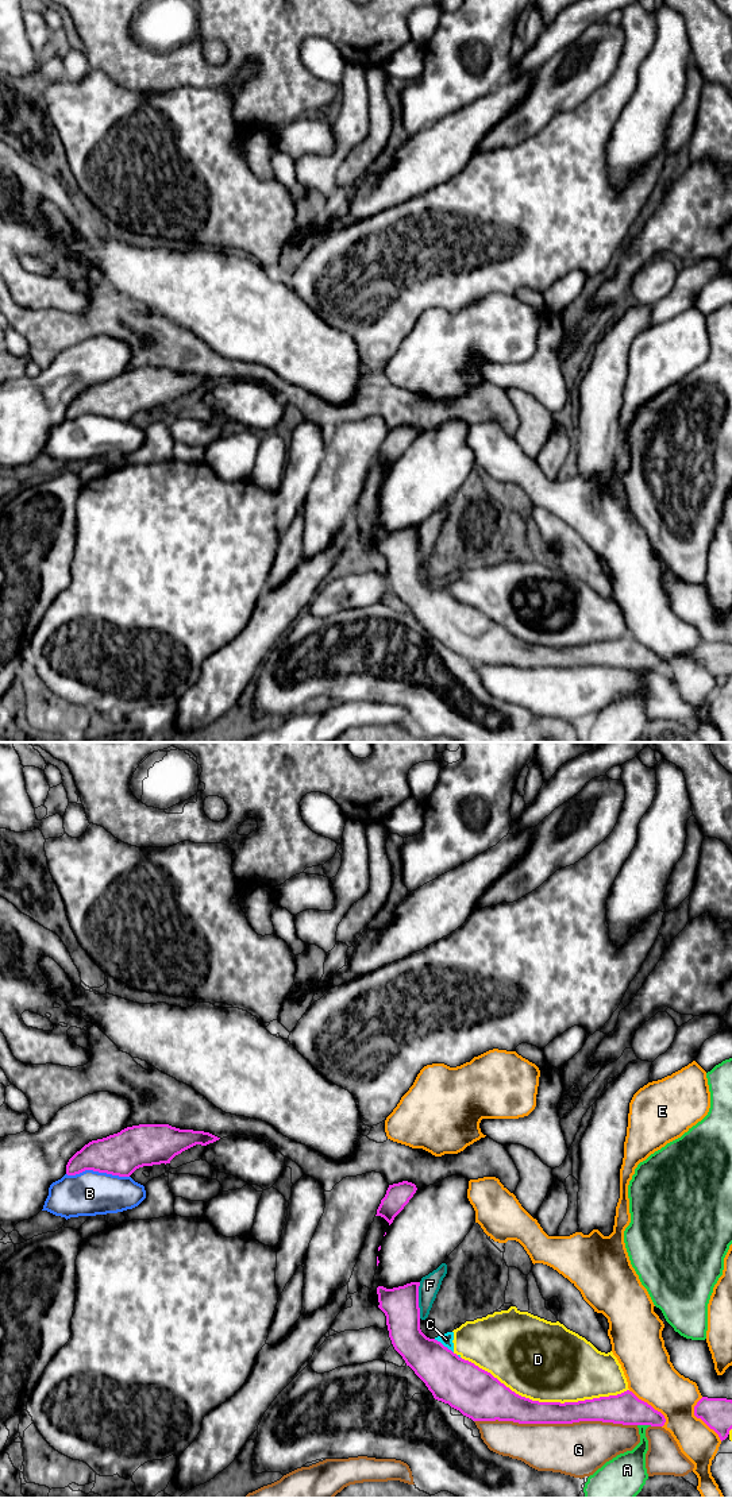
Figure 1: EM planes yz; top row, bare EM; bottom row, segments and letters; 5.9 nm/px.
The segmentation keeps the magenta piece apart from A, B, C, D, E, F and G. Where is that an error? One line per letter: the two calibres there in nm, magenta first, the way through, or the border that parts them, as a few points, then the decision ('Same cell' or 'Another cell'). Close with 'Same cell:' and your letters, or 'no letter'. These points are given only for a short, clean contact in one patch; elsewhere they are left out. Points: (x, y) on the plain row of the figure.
A: Thickness 190 nm (magenta) against 160 nm. Boundary: yz (638, 668), (651, 670). Another cell
B: Thickness 260 nm (magenta) against 260 nm. Another cell
C: Thickness 280 nm (magenta) against 70 nm. Boundary: yz (434, 583), (439, 585), (453, 597). Another cell
D: Thickness 200 nm (magenta) against 480 nm. Another cell
E: Thickness 180 nm (magenta) against 260 nm. Another cell
F: Thickness 220 nm (magenta) against 120 nm. Boundary: yz (420, 526), (419, 562). Another cell
G: Thickness 160 nm (magenta) against 320 nm. Another cell
Same cell: no letter

